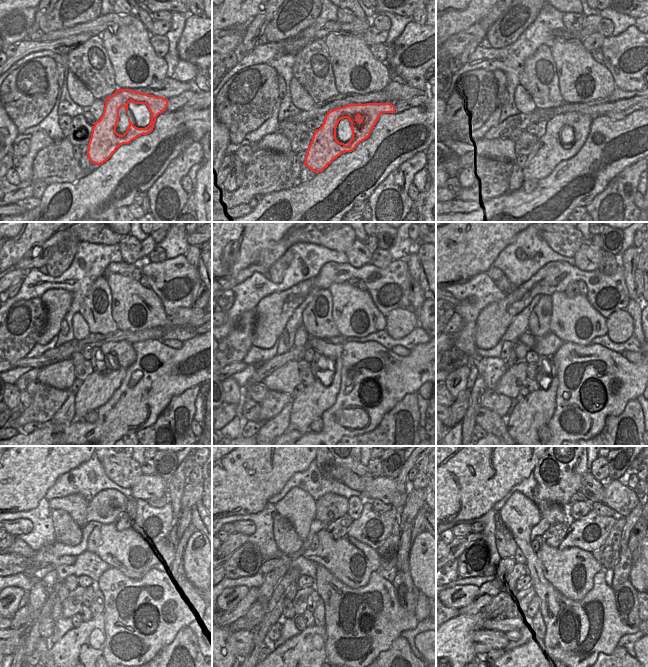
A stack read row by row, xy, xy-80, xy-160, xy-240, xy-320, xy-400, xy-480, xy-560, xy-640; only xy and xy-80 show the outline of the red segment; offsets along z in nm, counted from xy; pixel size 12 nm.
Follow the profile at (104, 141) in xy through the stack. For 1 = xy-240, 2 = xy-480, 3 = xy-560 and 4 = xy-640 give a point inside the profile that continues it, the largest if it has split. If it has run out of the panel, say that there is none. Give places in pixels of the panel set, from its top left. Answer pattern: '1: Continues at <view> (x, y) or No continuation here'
1: Continues at xy-240 (100, 385)
2: Continues at xy-480 (79, 648)
3: Continues at xy-560 (307, 649)
4: Continues at xy-640 (535, 649)

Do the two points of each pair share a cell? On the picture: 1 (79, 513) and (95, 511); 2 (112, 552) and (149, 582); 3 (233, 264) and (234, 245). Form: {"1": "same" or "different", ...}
{"1": "different", "2": "different", "3": "same"}

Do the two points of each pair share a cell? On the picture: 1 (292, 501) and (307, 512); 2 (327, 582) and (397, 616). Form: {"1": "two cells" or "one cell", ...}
{"1": "one cell", "2": "one cell"}

